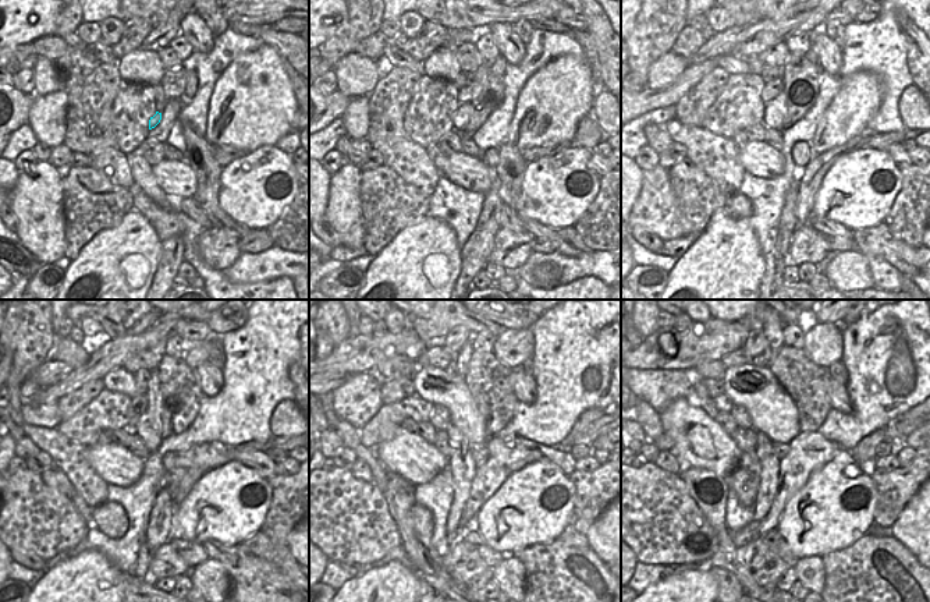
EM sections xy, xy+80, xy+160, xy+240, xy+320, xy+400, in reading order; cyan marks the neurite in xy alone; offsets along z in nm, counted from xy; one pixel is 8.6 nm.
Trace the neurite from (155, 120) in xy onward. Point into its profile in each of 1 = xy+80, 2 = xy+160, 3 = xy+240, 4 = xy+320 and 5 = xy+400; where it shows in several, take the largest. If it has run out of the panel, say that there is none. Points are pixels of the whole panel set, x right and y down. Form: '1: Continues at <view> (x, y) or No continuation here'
1: Continues at xy+80 (461, 119)
2: Continues at xy+160 (774, 112)
3: Continues at xy+240 (149, 427)
4: Continues at xy+320 (462, 467)
5: Continues at xy+400 (769, 461)

